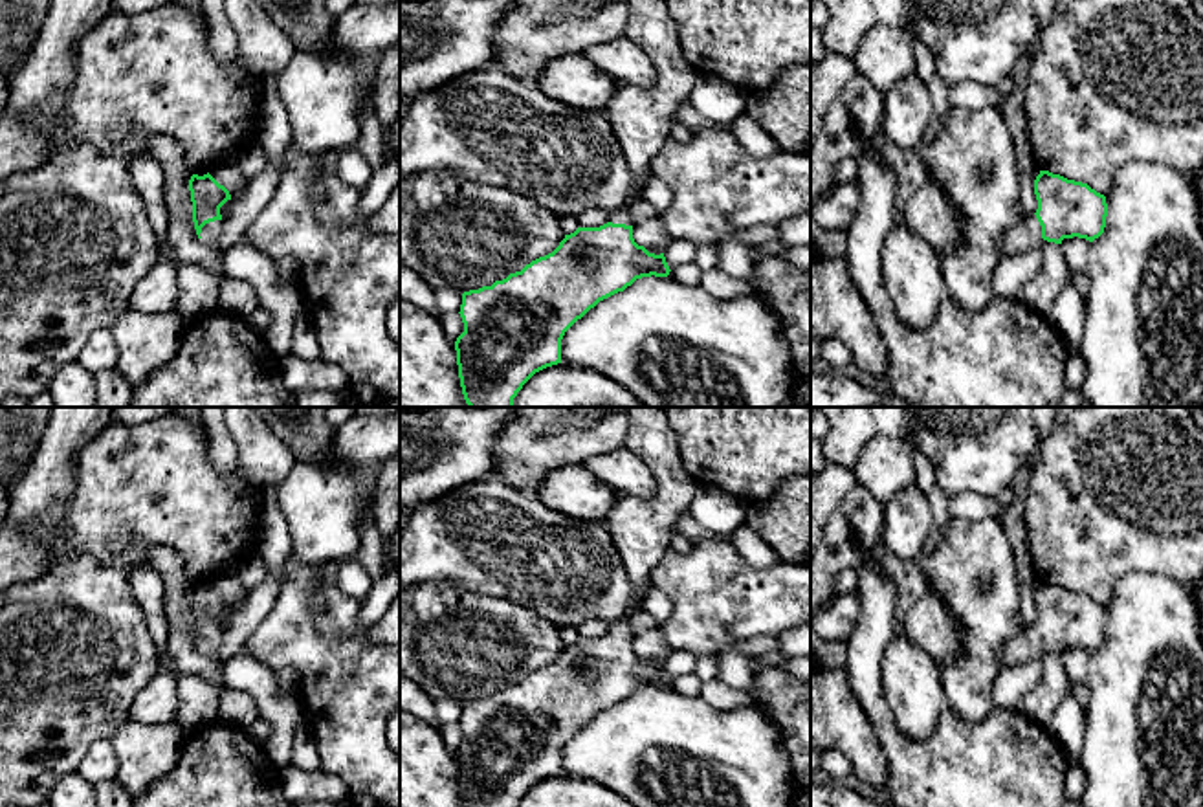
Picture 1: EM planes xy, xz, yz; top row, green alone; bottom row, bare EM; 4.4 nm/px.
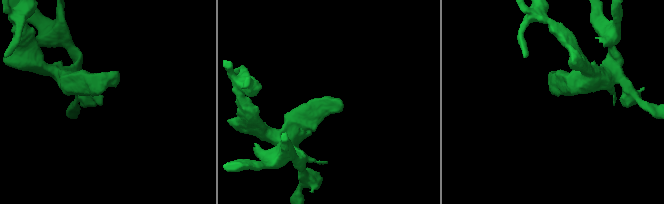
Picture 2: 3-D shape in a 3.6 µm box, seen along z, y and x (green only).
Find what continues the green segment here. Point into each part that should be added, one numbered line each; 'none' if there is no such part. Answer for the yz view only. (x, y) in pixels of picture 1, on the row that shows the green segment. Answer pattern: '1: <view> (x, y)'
1: yz (1027, 233)

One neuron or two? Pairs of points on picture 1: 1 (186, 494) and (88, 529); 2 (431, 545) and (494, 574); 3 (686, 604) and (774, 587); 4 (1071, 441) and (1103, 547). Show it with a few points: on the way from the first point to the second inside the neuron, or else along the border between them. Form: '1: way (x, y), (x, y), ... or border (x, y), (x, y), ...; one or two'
1: way (162, 507), (112, 508); one
2: way (446, 545), (464, 545), (479, 560); one
3: way (708, 604), (752, 602); one
4: way (1092, 466), (1095, 521); one

